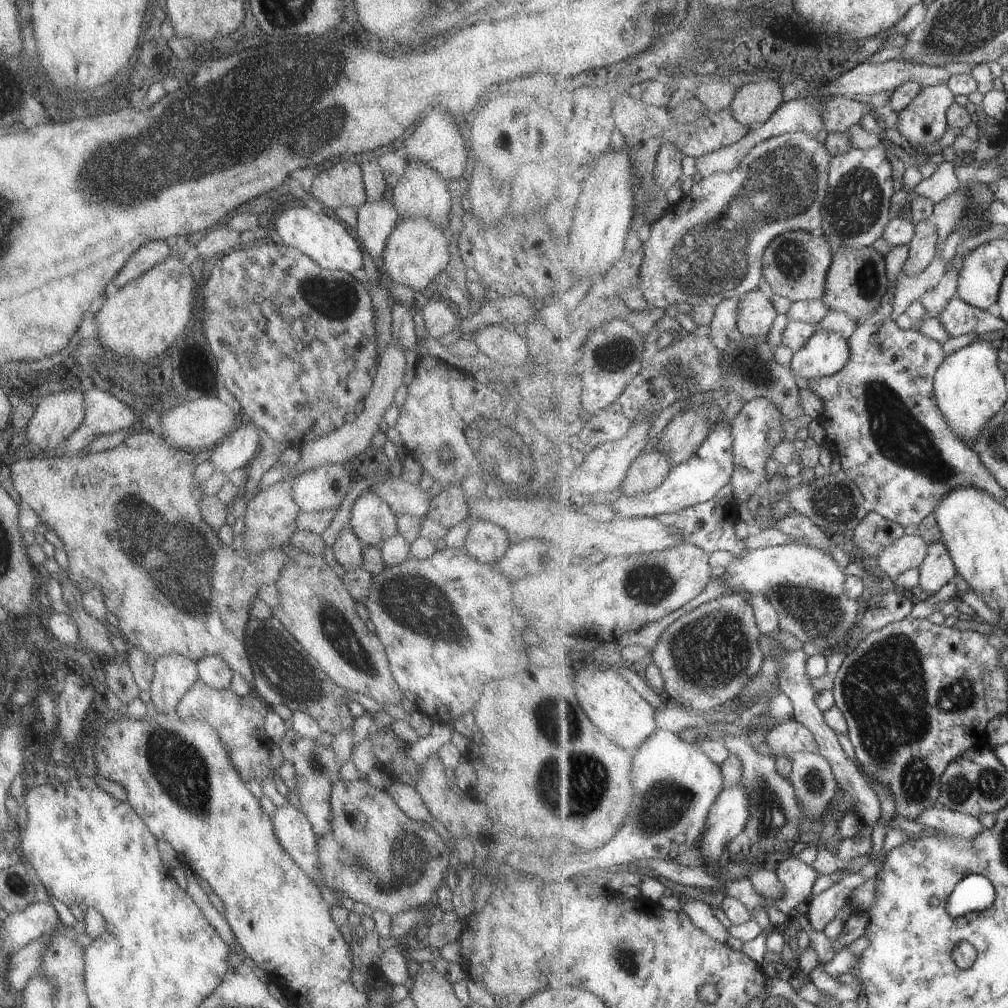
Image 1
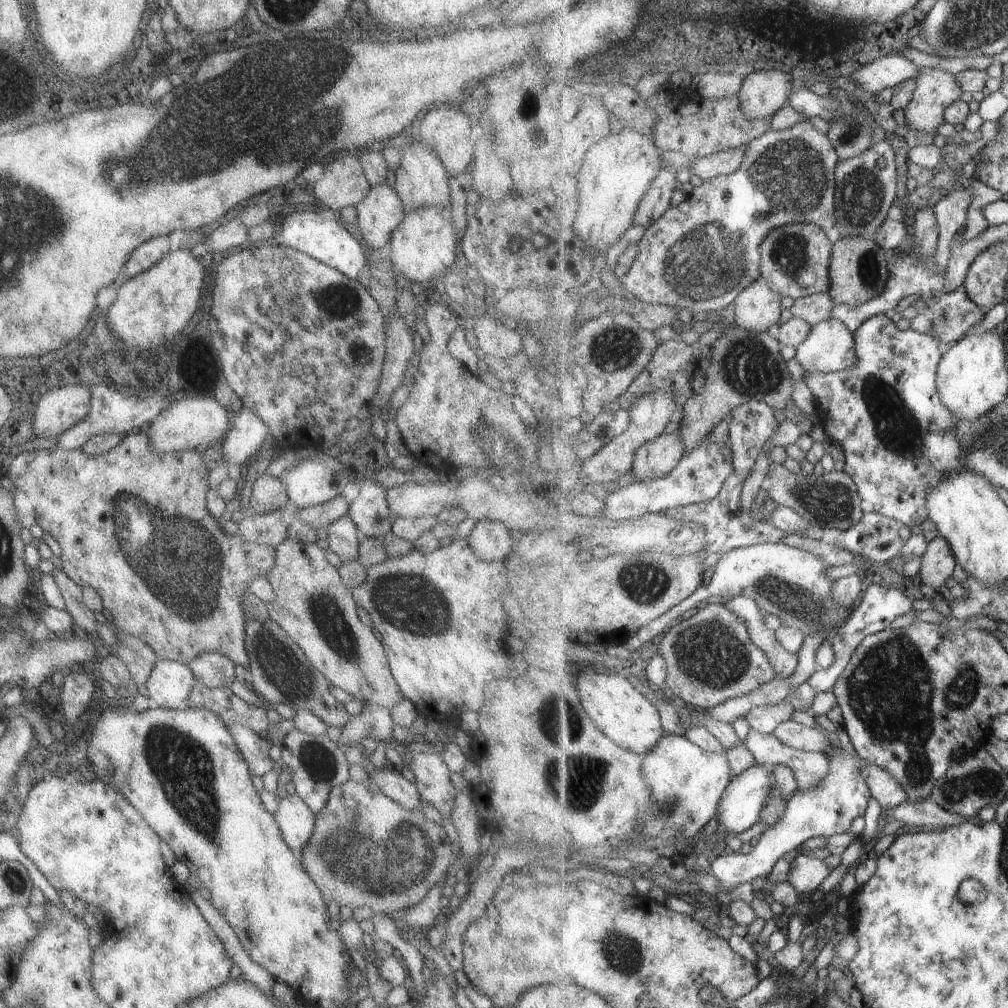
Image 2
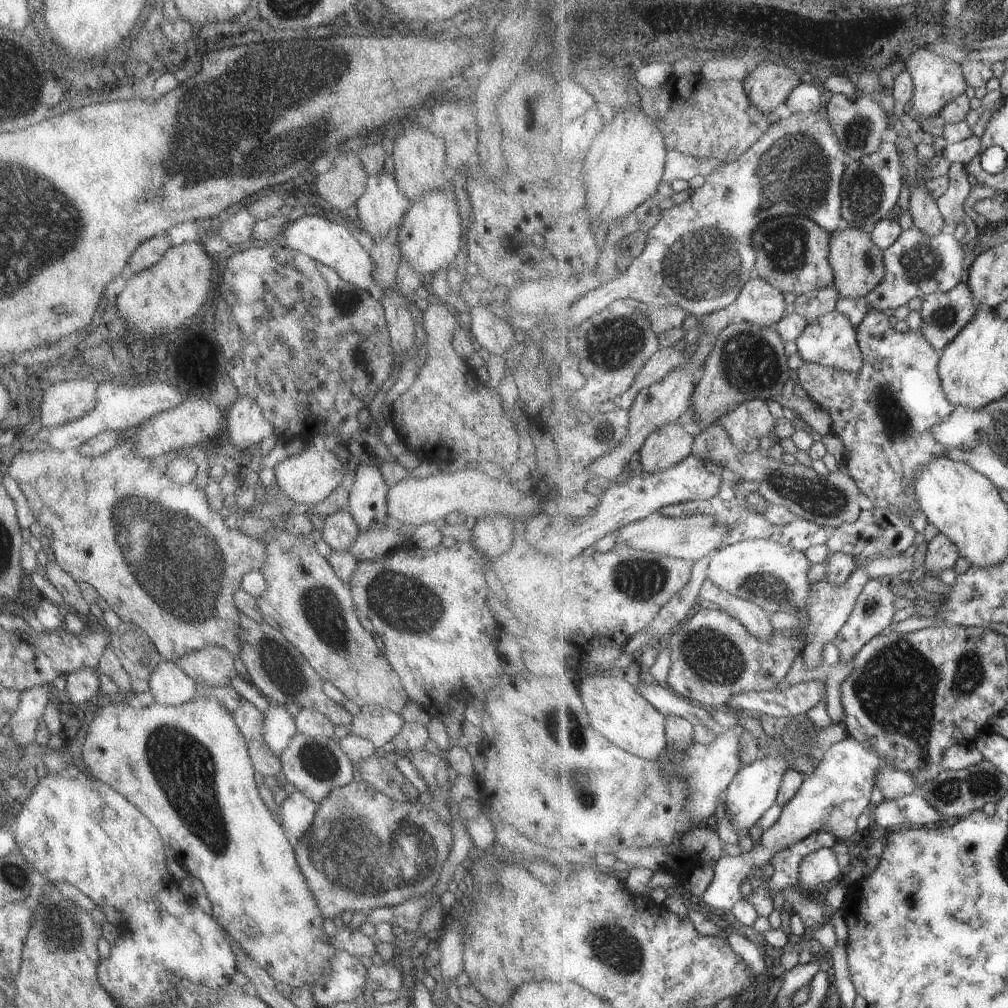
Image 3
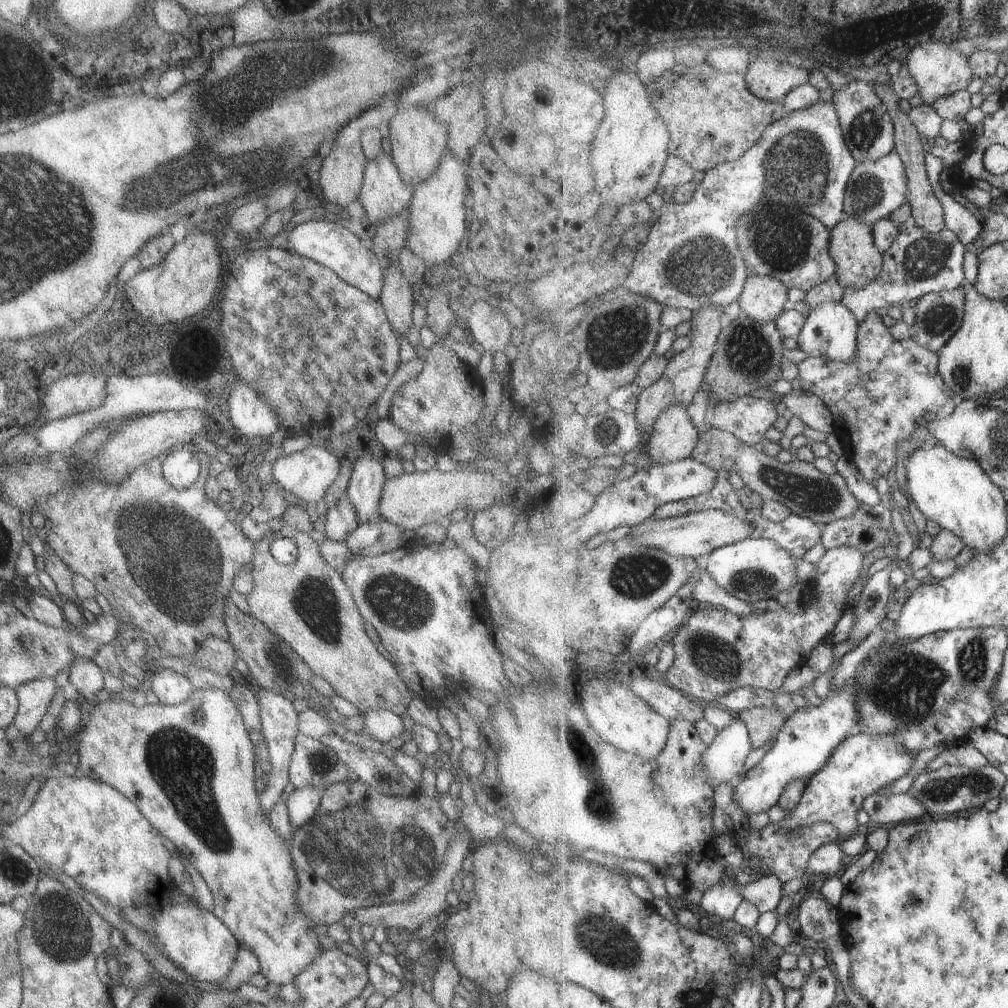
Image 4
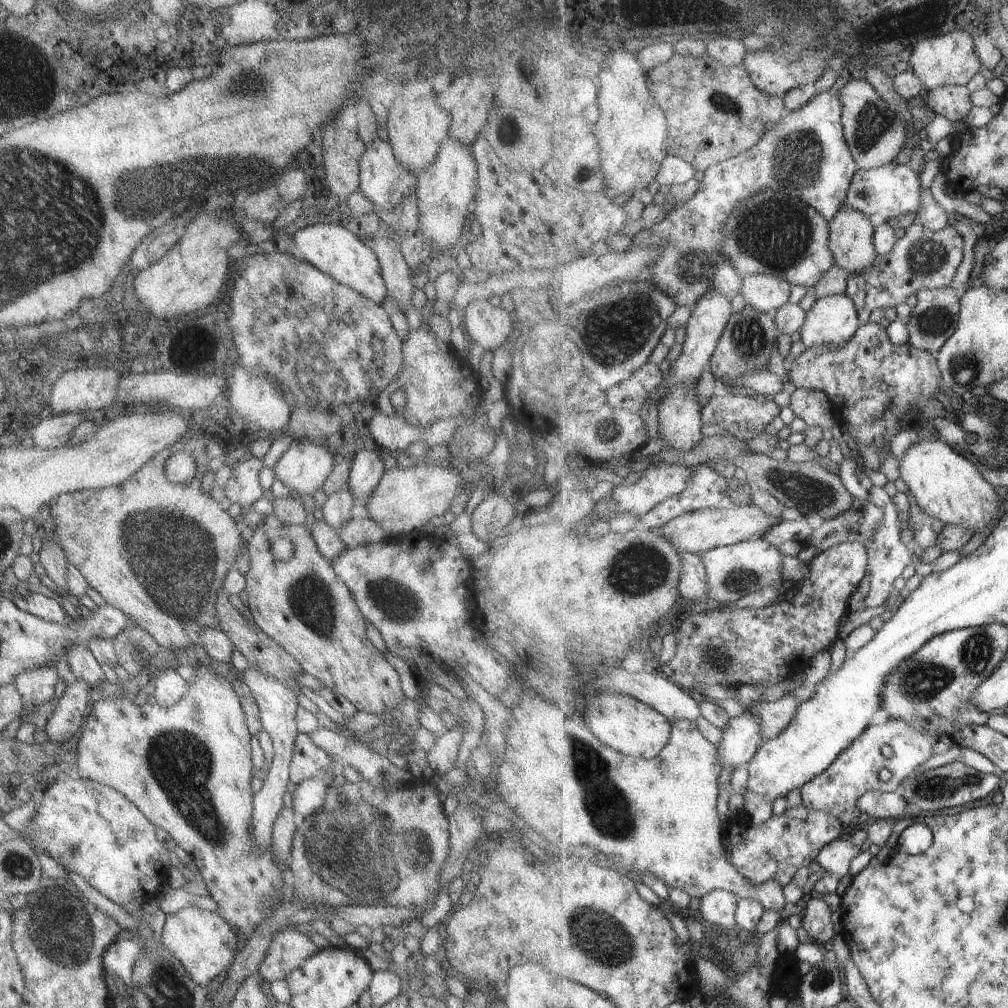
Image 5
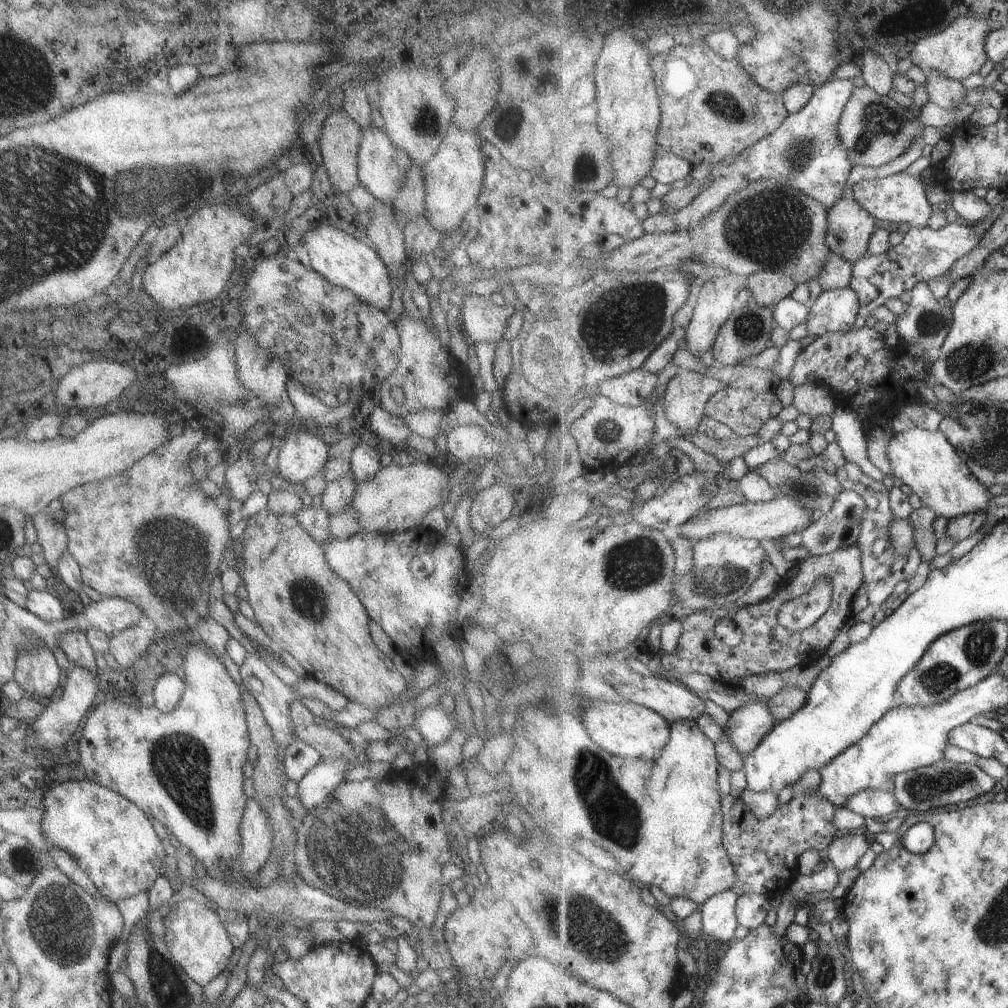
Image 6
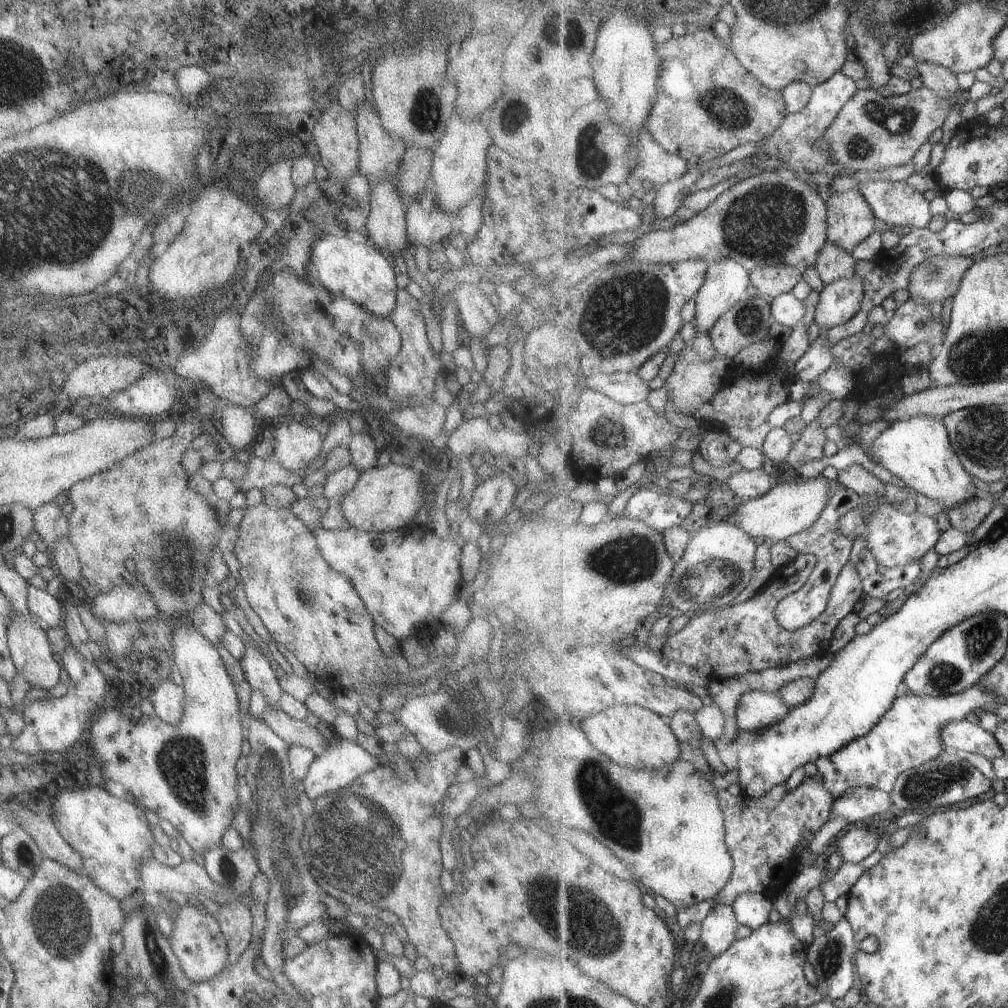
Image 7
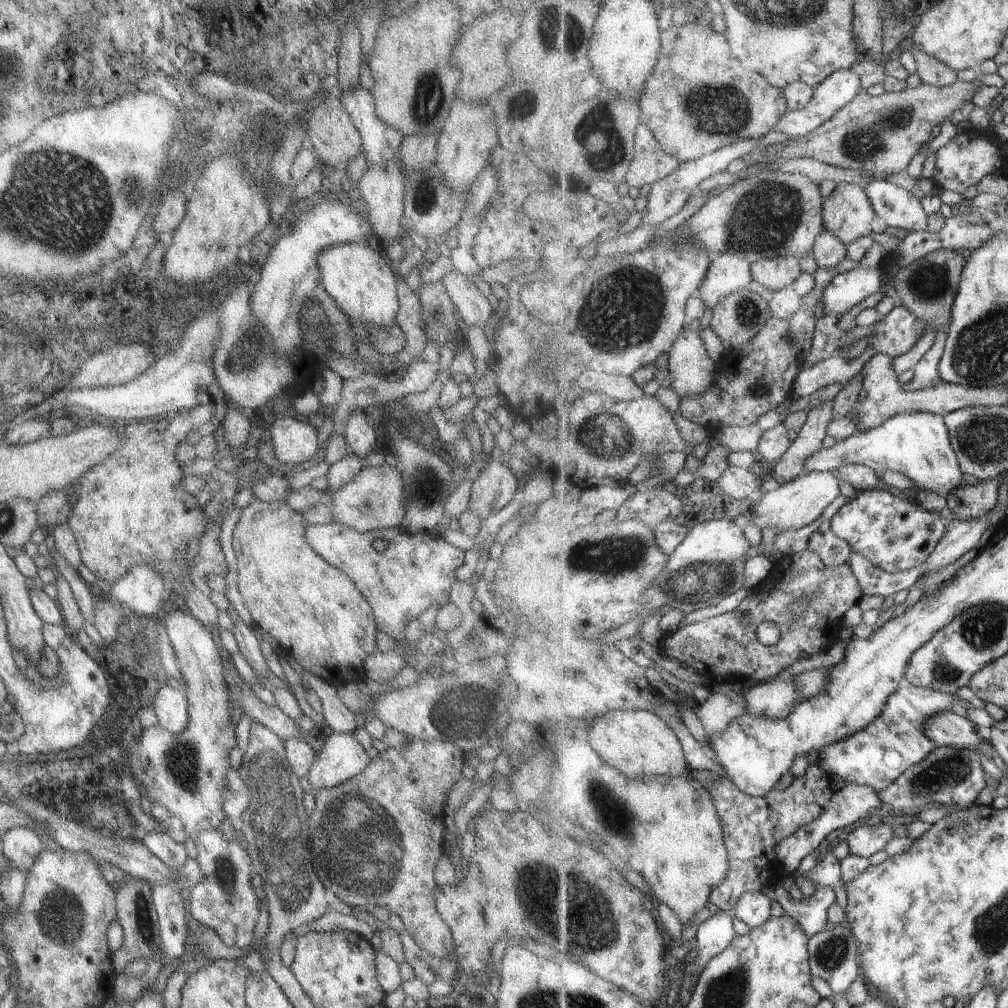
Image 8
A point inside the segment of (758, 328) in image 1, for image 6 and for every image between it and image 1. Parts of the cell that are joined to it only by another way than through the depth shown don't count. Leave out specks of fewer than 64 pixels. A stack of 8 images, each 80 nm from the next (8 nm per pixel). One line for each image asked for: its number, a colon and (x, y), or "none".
2: (757, 309)
3: (761, 304)
4: (764, 298)
5: (766, 293)
6: (769, 287)

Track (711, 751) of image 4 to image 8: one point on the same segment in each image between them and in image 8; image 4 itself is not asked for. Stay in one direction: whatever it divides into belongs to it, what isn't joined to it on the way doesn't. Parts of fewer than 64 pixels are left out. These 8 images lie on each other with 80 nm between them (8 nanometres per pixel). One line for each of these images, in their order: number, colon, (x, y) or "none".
5: (742, 738)
6: (748, 725)
7: (757, 710)
8: (776, 698)

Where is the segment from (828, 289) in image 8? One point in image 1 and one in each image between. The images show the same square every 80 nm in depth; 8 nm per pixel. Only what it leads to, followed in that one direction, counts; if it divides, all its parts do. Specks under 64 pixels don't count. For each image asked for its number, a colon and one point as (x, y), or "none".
1: (826, 353)
2: (830, 347)
3: (831, 341)
4: (831, 331)
5: (832, 321)
6: (834, 311)
7: (839, 301)

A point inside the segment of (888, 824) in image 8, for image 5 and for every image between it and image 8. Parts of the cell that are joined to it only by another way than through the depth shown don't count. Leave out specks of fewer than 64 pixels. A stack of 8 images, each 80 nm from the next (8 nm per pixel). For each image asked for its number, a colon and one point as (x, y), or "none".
5: (836, 857)
6: (844, 852)
7: (857, 844)

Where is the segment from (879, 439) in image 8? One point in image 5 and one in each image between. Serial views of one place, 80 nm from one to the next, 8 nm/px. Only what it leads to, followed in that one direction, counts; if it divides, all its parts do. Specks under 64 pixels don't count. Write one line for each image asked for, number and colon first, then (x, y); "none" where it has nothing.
5: (947, 485)
6: (926, 462)
7: (919, 451)

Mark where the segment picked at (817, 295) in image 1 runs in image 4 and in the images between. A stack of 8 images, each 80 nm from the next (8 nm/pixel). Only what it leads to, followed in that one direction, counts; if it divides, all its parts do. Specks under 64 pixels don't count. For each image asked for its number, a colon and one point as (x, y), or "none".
2: (796, 259)
3: (793, 252)
4: (784, 243)

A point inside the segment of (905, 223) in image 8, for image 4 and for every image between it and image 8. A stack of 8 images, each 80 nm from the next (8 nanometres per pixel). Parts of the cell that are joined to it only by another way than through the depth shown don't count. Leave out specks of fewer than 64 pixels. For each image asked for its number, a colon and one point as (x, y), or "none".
4: (877, 186)
5: (891, 190)
6: (898, 198)
7: (897, 203)

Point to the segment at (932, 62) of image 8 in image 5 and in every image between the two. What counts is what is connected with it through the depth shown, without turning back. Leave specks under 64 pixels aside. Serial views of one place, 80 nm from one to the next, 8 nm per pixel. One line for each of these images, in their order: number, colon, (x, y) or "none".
5: (953, 102)
6: (947, 93)
7: (941, 80)

